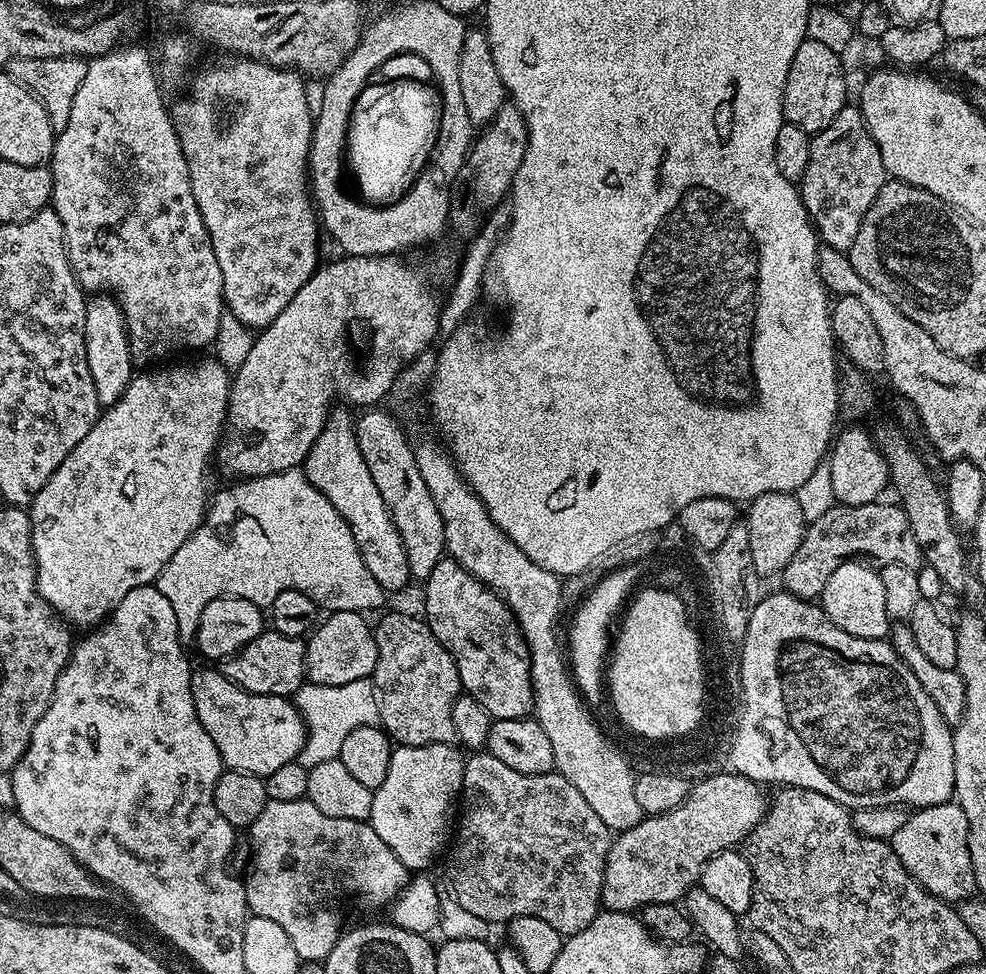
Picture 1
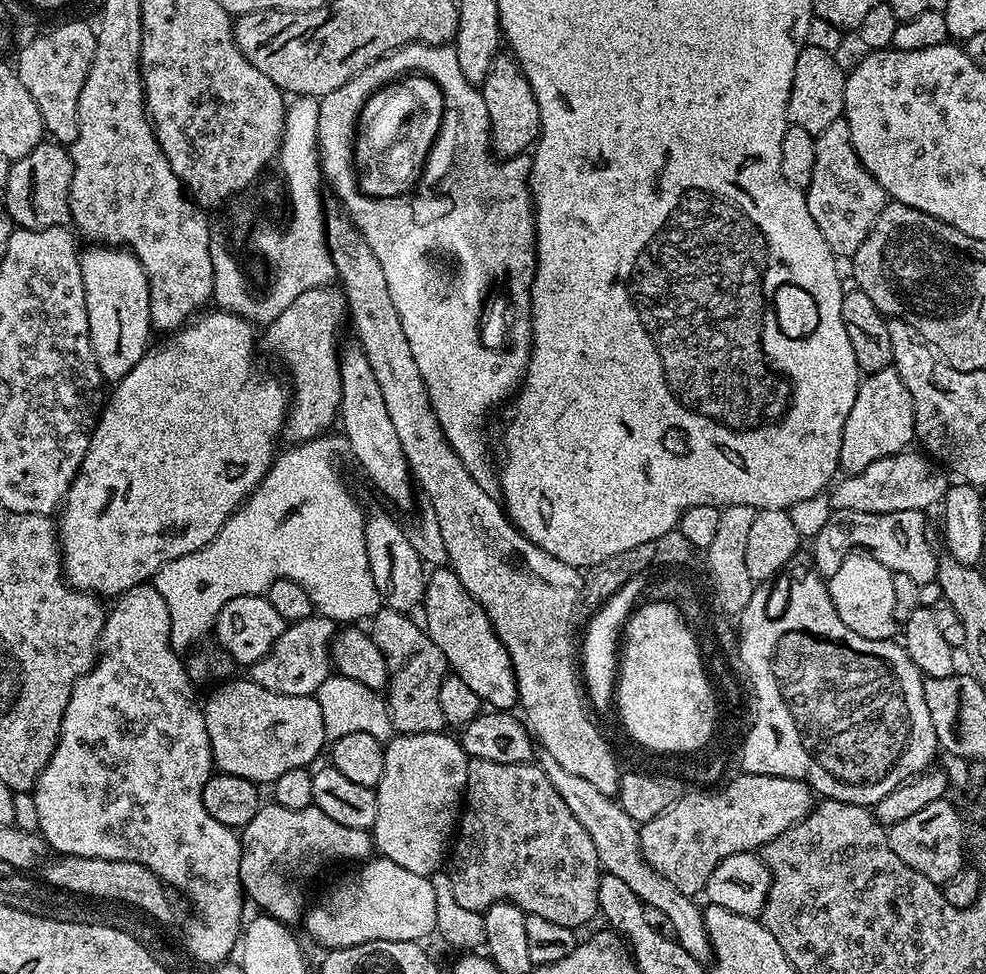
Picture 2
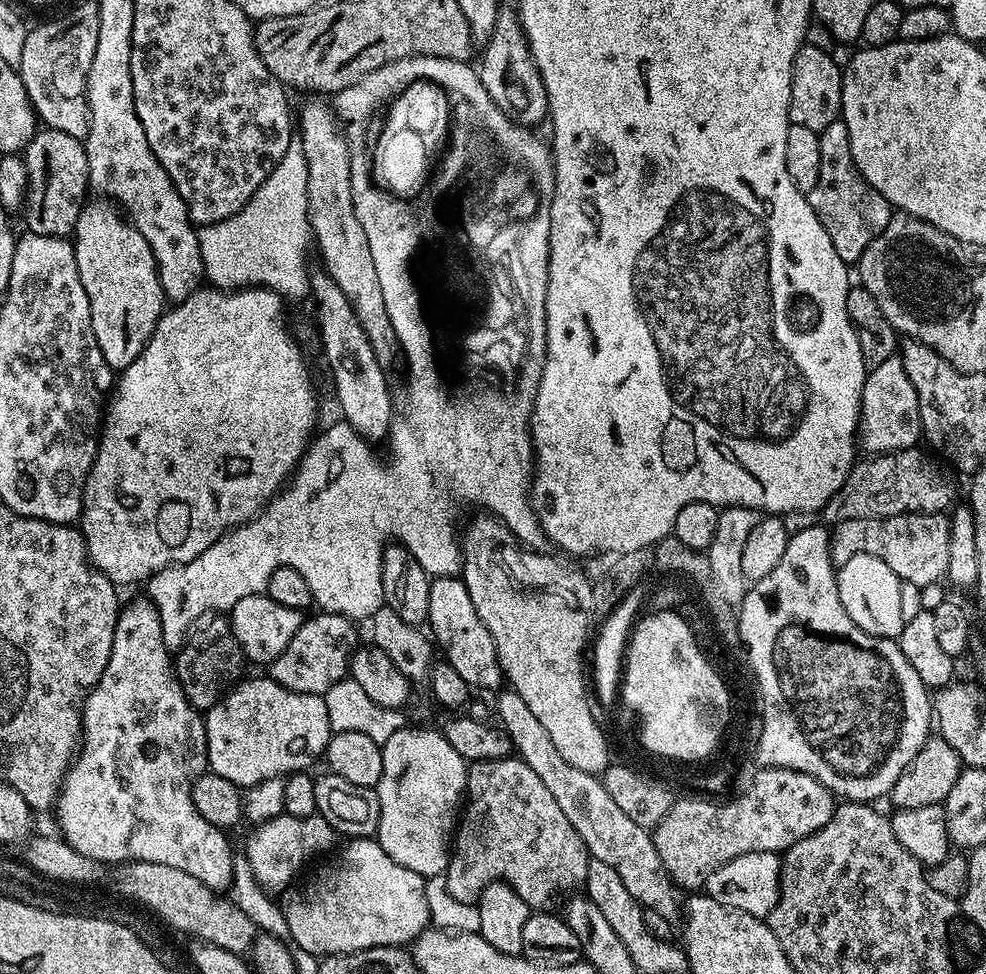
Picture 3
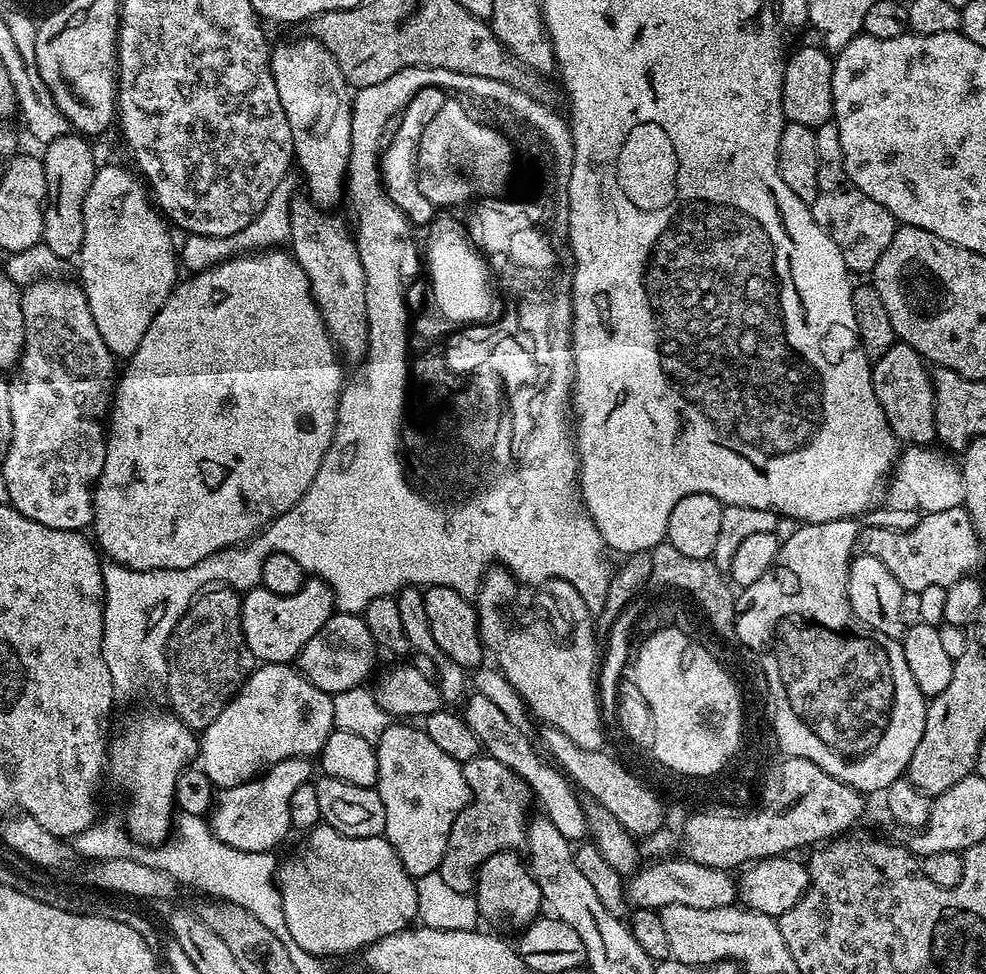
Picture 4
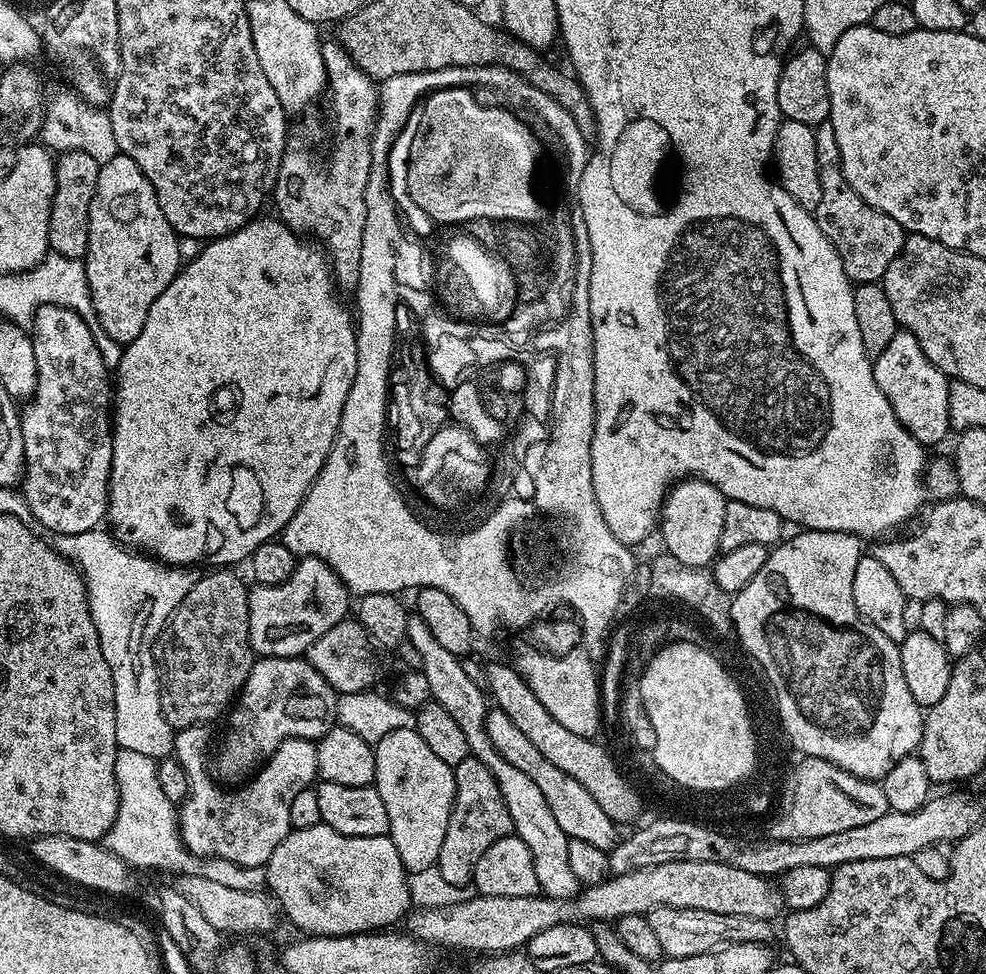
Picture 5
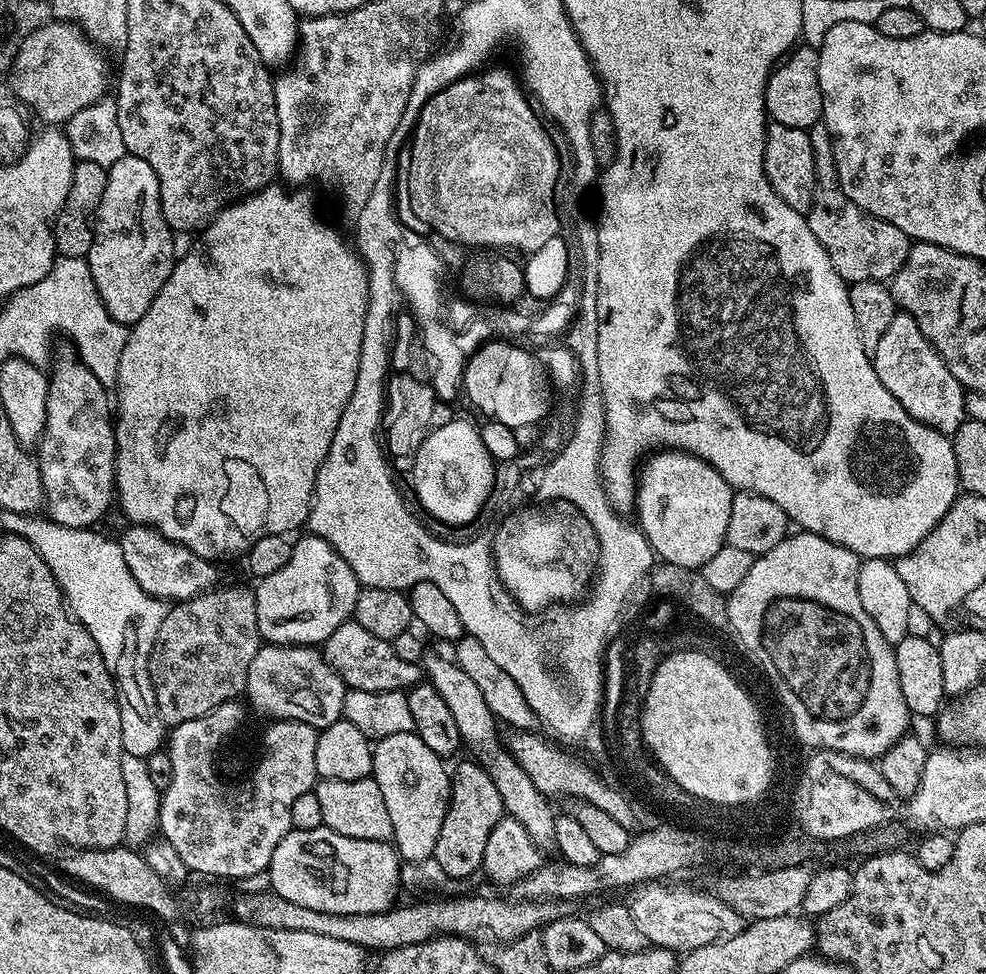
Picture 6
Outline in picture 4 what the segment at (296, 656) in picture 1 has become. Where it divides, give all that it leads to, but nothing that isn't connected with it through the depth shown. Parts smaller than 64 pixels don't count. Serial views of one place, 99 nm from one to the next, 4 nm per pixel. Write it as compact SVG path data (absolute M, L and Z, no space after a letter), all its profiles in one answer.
M337 611L328 619L326 626L322 626L322 630L310 638L310 642L302 646L294 664L311 684L318 686L318 690L335 694L361 687L376 664L376 655L378 649L363 615Z

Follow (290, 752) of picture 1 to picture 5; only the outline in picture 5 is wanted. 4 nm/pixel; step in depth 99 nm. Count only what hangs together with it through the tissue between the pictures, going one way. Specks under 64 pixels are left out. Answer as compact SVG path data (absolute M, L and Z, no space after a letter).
M265 656L257 659L253 663L250 670L250 678L246 678L244 689L240 691L238 699L235 701L234 707L231 709L232 716L232 732L228 732L224 736L224 749L220 752L220 764L232 776L240 776L247 770L251 764L259 765L261 761L272 755L276 748L287 739L306 739L313 742L319 742L324 735L336 724L336 698L338 693L330 686L330 682L326 682L326 678L322 678L322 674L318 674L318 670L314 670L314 666L309 664L307 659L298 656Z

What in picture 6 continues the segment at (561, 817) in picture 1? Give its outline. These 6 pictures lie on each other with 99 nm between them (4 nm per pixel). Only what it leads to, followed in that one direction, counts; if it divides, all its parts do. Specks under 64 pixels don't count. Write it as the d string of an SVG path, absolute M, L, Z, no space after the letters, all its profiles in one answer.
M468 758L456 769L451 769L448 809L446 818L442 818L442 830L438 830L438 842L432 855L452 880L467 881L475 872L481 871L490 830L494 830L494 826L498 826L505 816L498 786L494 786L490 774L486 774L475 759Z

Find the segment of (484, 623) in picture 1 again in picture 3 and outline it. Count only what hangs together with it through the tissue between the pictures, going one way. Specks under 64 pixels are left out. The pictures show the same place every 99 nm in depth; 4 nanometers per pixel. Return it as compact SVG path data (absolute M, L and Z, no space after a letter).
M459 575L438 576L432 580L426 624L439 651L440 648L444 651L443 659L458 670L459 676L466 678L469 689L499 689L505 683L506 677L500 666L494 638L490 638L490 630L486 630L478 618L478 610L474 610L474 602L470 602L470 594Z

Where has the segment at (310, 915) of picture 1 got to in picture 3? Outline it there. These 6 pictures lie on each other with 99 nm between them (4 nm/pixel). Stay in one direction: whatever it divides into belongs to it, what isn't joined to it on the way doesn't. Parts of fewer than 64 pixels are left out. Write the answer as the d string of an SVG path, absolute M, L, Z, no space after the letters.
M281 814L257 823L252 830L248 836L246 857L257 882L269 894L282 891L315 852L326 851L335 840L338 840L338 833L332 829L330 822L326 822L326 818L318 814L306 818Z

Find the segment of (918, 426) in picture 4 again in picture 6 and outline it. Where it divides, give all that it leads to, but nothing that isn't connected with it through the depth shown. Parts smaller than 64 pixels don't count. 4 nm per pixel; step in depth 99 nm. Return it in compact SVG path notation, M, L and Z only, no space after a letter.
M897 311L894 322L890 322L890 330L882 334L882 342L878 342L876 351L871 353L871 357L874 370L878 374L878 382L882 382L882 386L886 386L886 390L890 390L890 394L894 394L898 402L902 402L902 410L906 410L918 422L938 430L943 436L949 438L955 436L958 426L962 426L966 419L964 411L966 389L960 385L958 378L954 378L954 374L950 374L950 370L944 365L944 359L934 350L926 334L918 330L918 322L914 322L909 312Z

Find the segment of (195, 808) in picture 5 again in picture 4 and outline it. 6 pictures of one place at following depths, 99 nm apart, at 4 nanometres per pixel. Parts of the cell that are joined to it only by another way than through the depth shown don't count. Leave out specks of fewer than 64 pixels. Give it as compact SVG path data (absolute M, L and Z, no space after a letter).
M296 757L294 759L284 759L280 763L276 763L267 772L249 780L238 787L230 787L221 789L216 796L213 810L210 814L210 825L213 834L217 836L220 841L242 851L258 851L270 852L273 851L289 832L292 827L290 822L290 799L298 786L309 783L312 778L312 768L314 772L313 763L305 757Z

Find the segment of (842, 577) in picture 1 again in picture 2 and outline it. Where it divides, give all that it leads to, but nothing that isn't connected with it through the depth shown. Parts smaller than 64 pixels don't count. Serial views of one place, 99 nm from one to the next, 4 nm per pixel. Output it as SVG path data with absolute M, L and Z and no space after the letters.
M857 550L846 557L842 566L838 566L838 574L827 577L826 587L834 602L834 610L838 610L838 618L842 618L854 634L862 634L862 638L871 640L890 640L897 635L892 573L867 552Z

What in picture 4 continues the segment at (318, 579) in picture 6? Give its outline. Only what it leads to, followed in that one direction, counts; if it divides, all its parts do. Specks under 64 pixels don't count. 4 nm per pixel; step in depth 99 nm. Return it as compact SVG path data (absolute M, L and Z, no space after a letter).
M305 579L302 590L293 596L270 594L270 590L259 586L243 593L240 601L242 614L242 630L250 650L257 661L266 664L286 664L295 661L302 646L326 626L326 622L334 614L332 592L326 584L318 579Z

